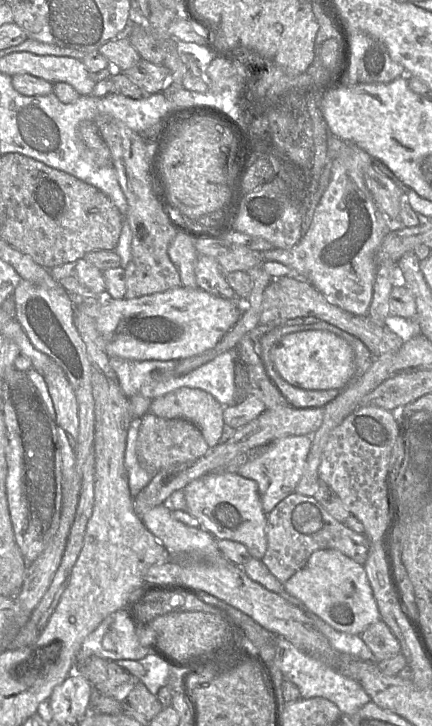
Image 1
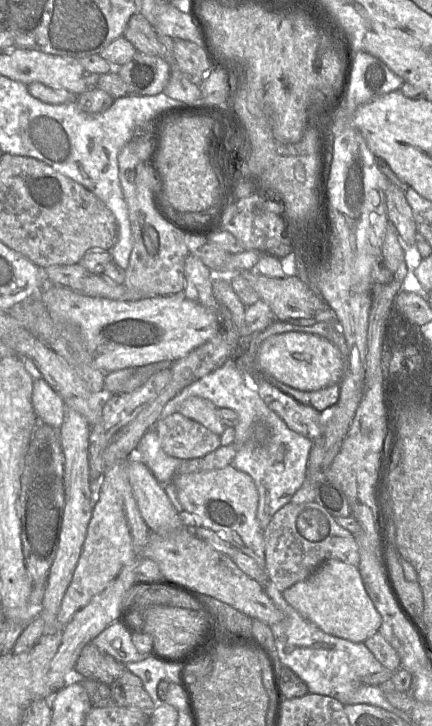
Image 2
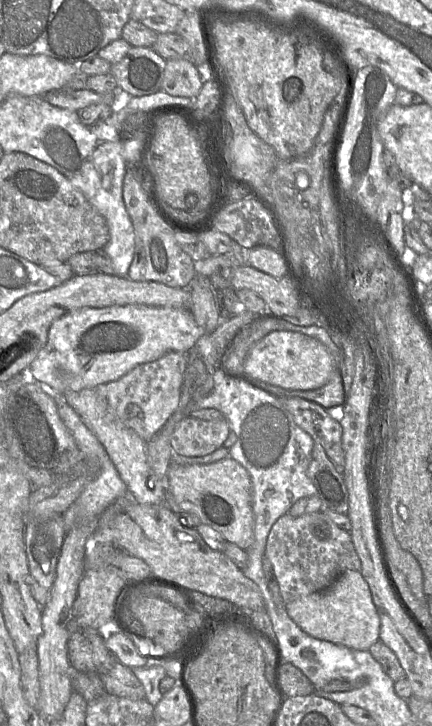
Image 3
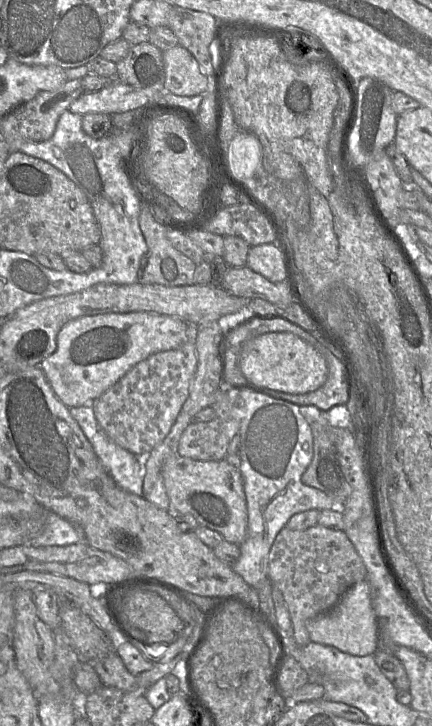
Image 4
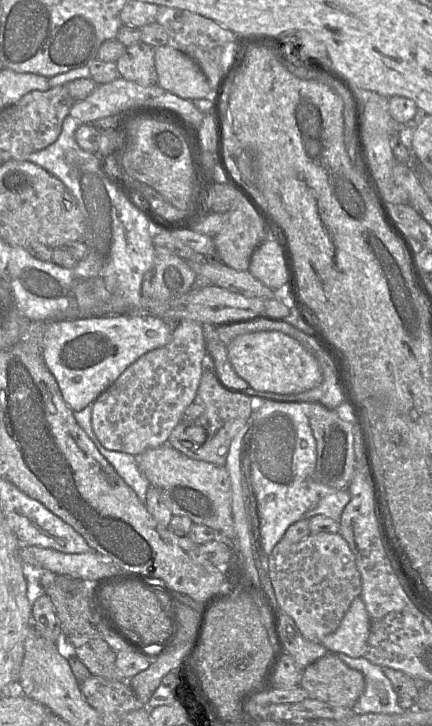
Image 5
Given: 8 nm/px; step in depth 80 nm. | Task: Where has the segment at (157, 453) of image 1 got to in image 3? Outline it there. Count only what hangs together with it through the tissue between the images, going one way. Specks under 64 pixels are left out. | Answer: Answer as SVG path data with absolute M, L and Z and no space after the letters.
M187 415L177 423L170 443L181 456L205 456L223 447L230 431L226 419L205 421Z

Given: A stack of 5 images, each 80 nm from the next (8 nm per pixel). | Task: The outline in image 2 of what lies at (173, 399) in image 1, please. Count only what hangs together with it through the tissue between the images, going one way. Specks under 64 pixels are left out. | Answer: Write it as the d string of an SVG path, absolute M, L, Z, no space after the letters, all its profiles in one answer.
M192 396L181 404L178 413L202 424L211 432L221 436L226 427L220 420L219 409L206 398Z

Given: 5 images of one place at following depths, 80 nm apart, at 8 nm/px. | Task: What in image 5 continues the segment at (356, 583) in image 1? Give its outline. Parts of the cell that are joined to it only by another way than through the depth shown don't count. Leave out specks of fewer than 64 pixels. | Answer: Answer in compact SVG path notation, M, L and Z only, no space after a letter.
M361 596L356 597L339 627L320 642L329 653L344 653L353 658L363 657L370 632L370 619Z

